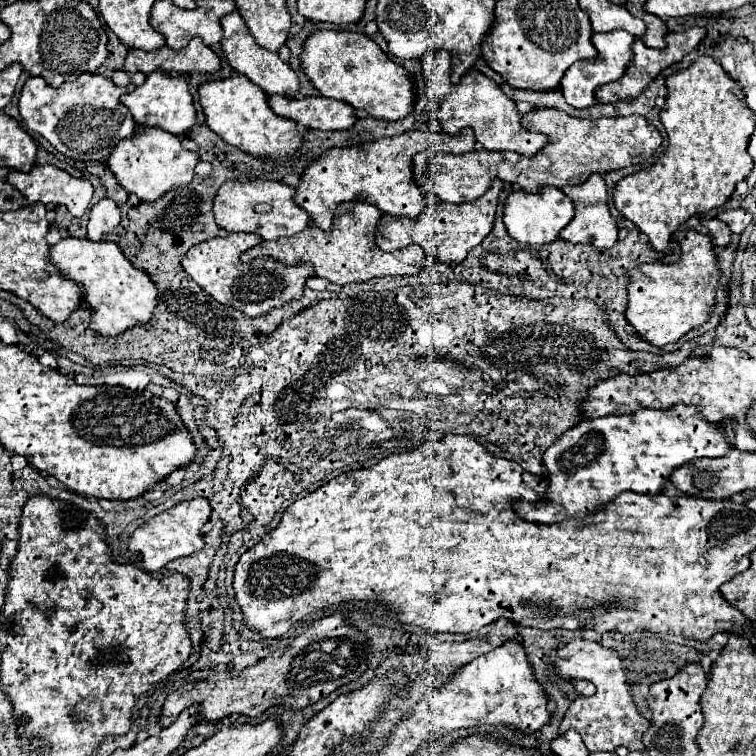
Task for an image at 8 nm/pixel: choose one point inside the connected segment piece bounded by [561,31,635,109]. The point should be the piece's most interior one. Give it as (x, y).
(615, 48)

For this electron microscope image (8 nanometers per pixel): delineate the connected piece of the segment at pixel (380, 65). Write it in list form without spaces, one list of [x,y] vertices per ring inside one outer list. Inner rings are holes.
[[[317,31],[303,47],[301,67],[311,79],[313,87],[321,91],[323,97],[345,101],[355,109],[363,109],[367,115],[397,121],[413,111],[415,95],[407,71],[393,63],[379,45],[363,33],[349,31]]]

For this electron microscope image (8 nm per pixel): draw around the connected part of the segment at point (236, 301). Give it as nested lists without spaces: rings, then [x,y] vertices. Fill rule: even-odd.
[[[229,233],[225,237],[215,237],[191,247],[183,255],[181,265],[187,271],[187,275],[221,305],[235,307],[237,311],[249,317],[267,315],[271,309],[277,309],[289,301],[301,299],[305,281],[313,277],[315,271],[311,265],[285,265],[269,257],[257,257],[249,263],[243,263],[239,255],[259,243],[261,243],[259,235]]]

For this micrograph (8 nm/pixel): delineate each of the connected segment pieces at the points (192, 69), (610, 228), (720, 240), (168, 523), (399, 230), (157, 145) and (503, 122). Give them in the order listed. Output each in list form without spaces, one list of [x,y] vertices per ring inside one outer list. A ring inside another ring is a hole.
[[[193,37],[185,49],[173,51],[169,47],[161,47],[157,51],[139,51],[131,49],[125,67],[127,73],[153,73],[153,71],[163,71],[163,73],[181,73],[181,75],[191,75],[191,73],[217,73],[221,71],[221,59],[209,49],[207,45],[201,43],[199,37]]]
[[[595,173],[581,185],[567,185],[563,189],[563,193],[573,199],[573,203],[575,203],[575,217],[561,231],[559,237],[569,241],[569,243],[589,243],[589,245],[593,245],[597,249],[613,247],[617,243],[619,227],[617,227],[617,221],[613,219],[613,215],[609,211],[609,205],[607,205],[607,185],[605,185],[603,177],[599,173]]]
[[[709,219],[703,221],[703,225],[709,229],[709,237],[715,247],[727,247],[733,233],[729,231],[729,227],[725,227],[725,223],[721,223],[719,219]]]
[[[197,497],[191,501],[181,501],[175,507],[155,515],[153,519],[149,519],[141,527],[137,527],[133,531],[133,535],[129,537],[129,549],[141,553],[147,571],[159,571],[167,563],[171,563],[179,557],[187,557],[187,555],[201,551],[201,547],[203,547],[203,525],[209,521],[209,517],[211,517],[211,505],[207,499]]]
[[[493,179],[487,193],[471,203],[443,202],[435,193],[425,191],[425,187],[421,191],[425,195],[425,213],[421,215],[421,219],[411,221],[411,219],[395,219],[389,215],[381,217],[381,223],[377,227],[379,249],[397,251],[409,243],[417,243],[417,245],[425,247],[429,253],[433,253],[433,257],[437,251],[437,259],[441,259],[443,263],[461,263],[467,257],[467,253],[473,247],[477,247],[491,233],[493,223],[495,223],[499,195],[503,191],[503,181]]]
[[[137,127],[133,139],[121,139],[107,159],[107,167],[113,171],[117,181],[127,189],[127,193],[137,195],[141,201],[155,201],[173,187],[193,181],[197,163],[199,157],[195,151],[185,149],[179,137],[157,127]]]
[[[441,49],[427,51],[421,57],[423,73],[427,81],[427,95],[431,95],[439,107],[431,111],[437,121],[441,121],[443,131],[447,133],[459,133],[465,127],[473,127],[475,139],[489,151],[515,151],[525,157],[533,157],[541,147],[547,143],[547,135],[531,133],[521,125],[521,113],[517,111],[517,105],[513,99],[509,99],[493,79],[479,73],[477,69],[471,69],[463,75],[459,85],[451,83],[451,55]]]

